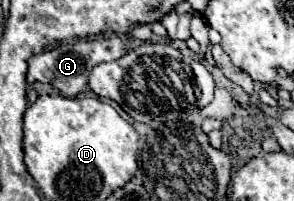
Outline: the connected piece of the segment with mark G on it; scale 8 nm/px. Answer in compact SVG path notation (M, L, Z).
M118 36L90 38L90 40L66 40L66 42L58 44L56 48L50 48L42 54L36 54L36 56L32 56L32 60L28 60L26 90L30 90L34 82L50 82L54 88L64 92L64 96L78 96L86 88L88 74L96 64L118 60L126 52L128 50Z

